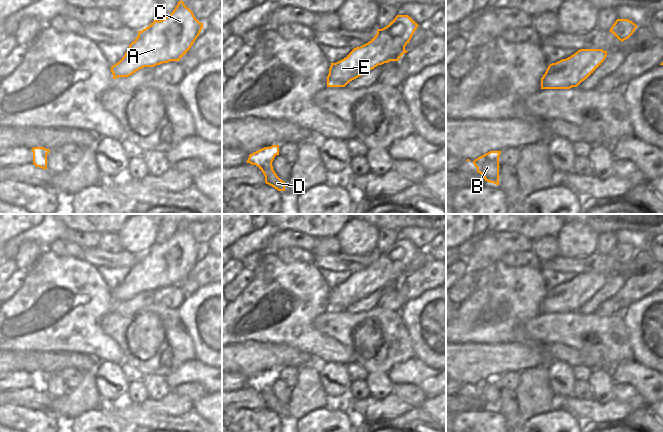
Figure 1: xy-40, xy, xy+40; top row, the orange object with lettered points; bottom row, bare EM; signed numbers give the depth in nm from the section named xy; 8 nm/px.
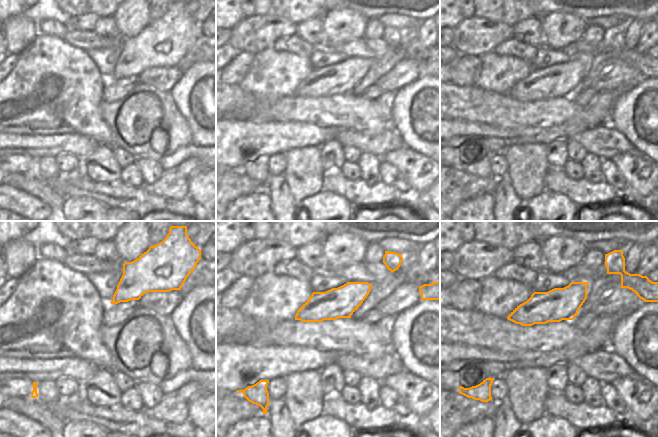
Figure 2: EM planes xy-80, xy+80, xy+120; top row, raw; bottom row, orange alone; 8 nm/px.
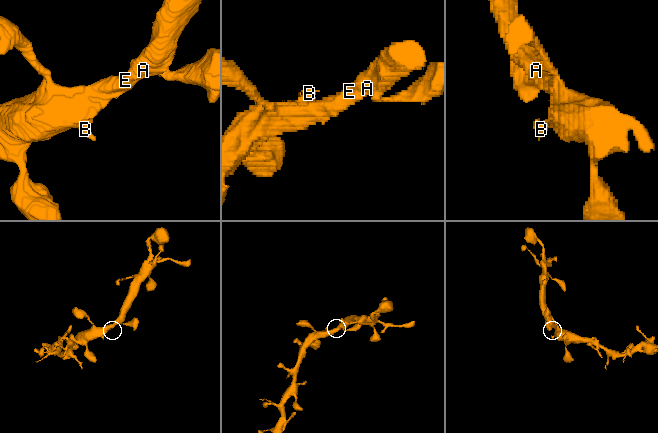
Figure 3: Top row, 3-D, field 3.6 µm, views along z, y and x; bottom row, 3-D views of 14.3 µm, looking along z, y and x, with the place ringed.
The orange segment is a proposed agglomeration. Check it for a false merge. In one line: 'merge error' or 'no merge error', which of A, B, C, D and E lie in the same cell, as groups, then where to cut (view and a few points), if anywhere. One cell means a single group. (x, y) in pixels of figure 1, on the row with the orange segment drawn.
no merge error; groups A B C D E; cut none

